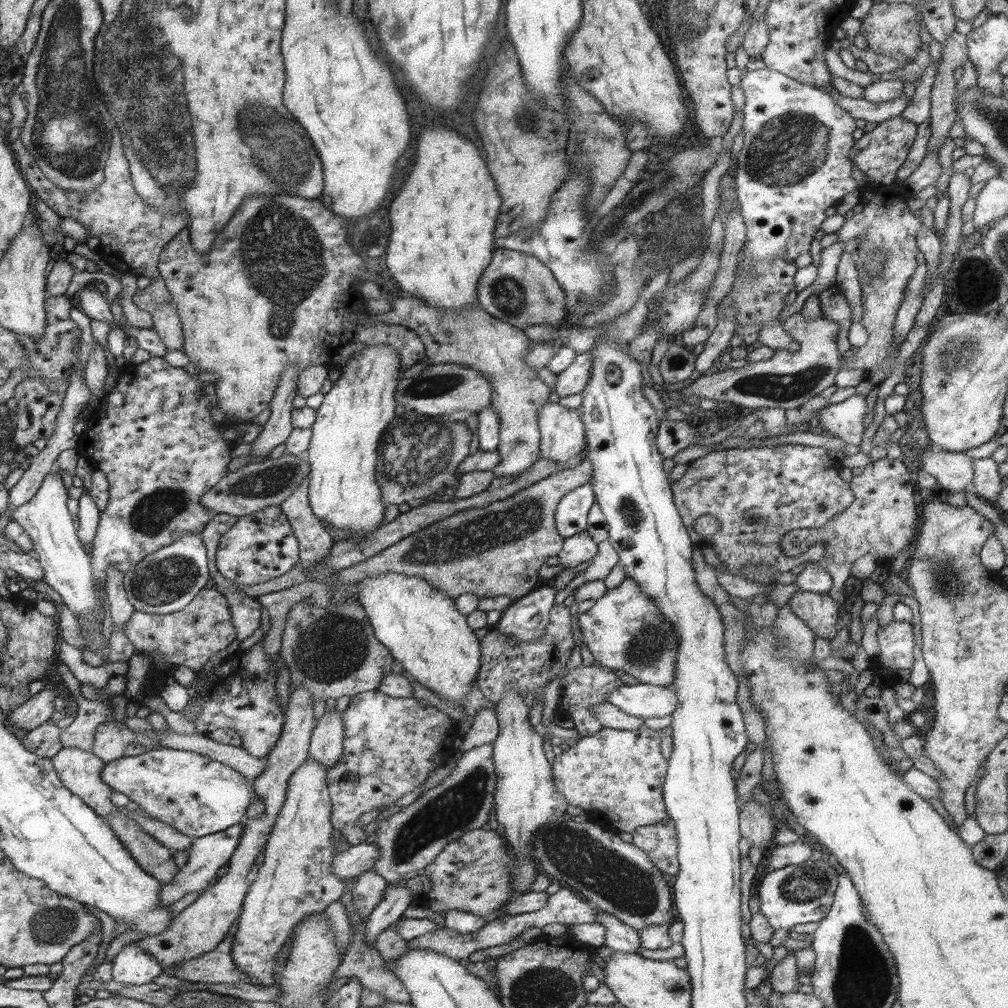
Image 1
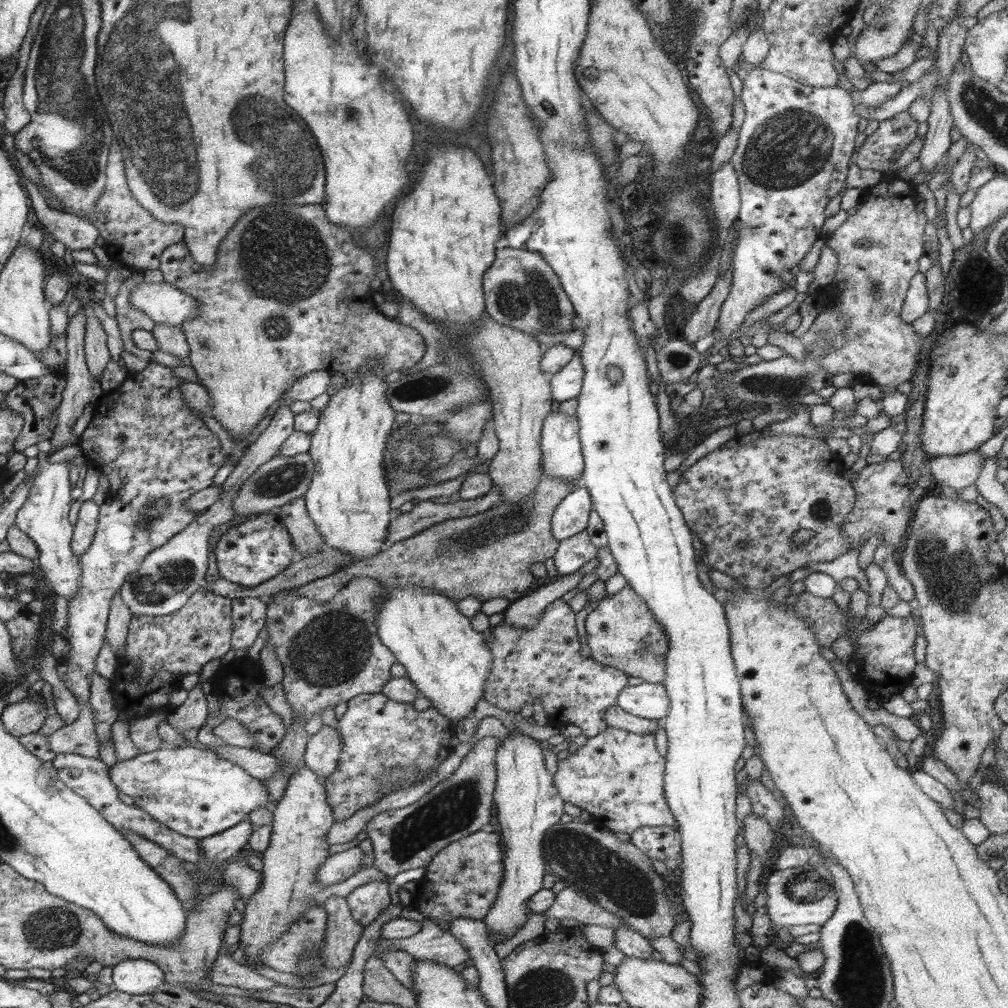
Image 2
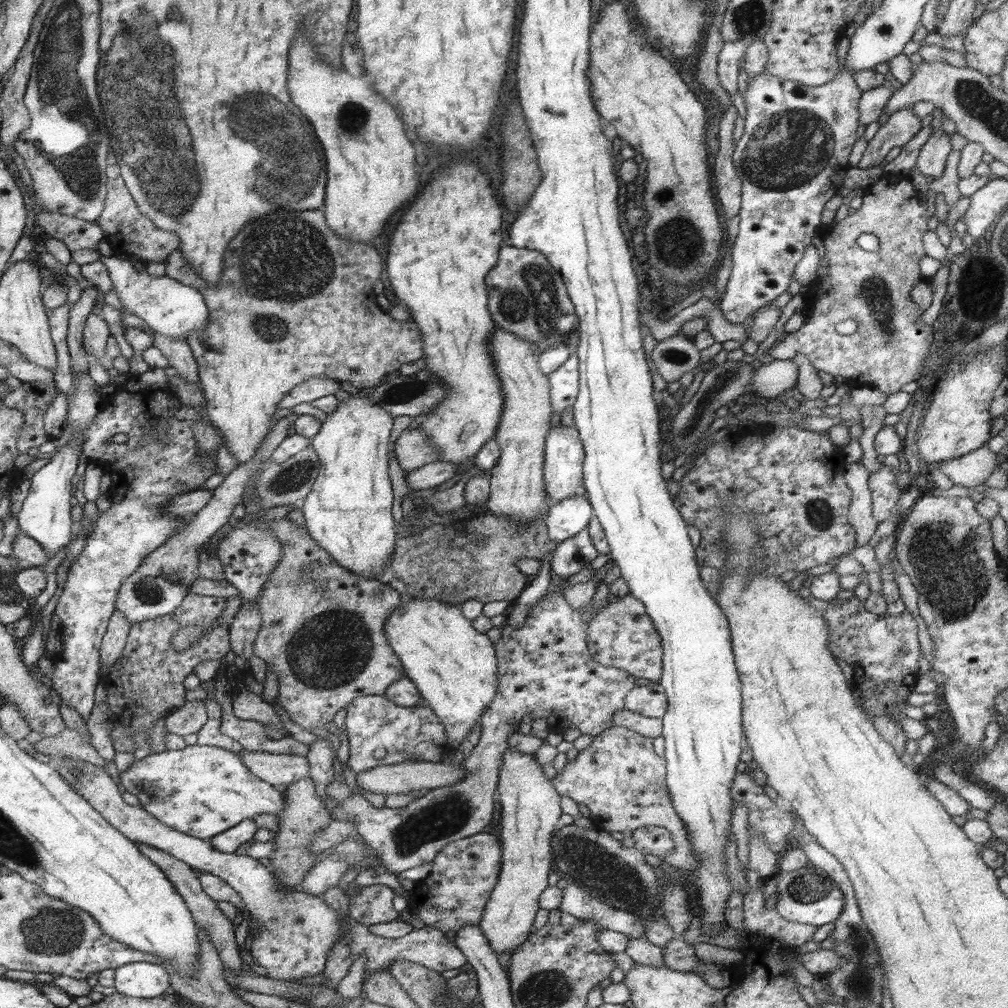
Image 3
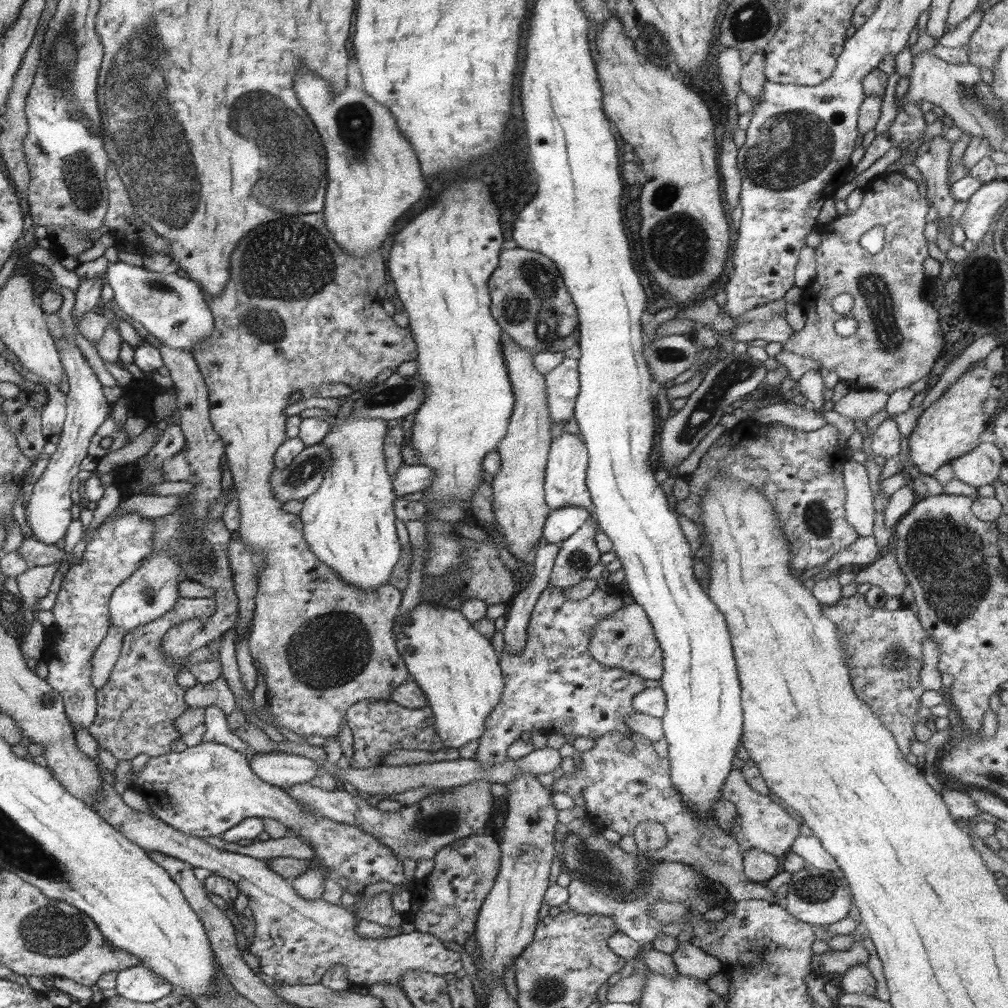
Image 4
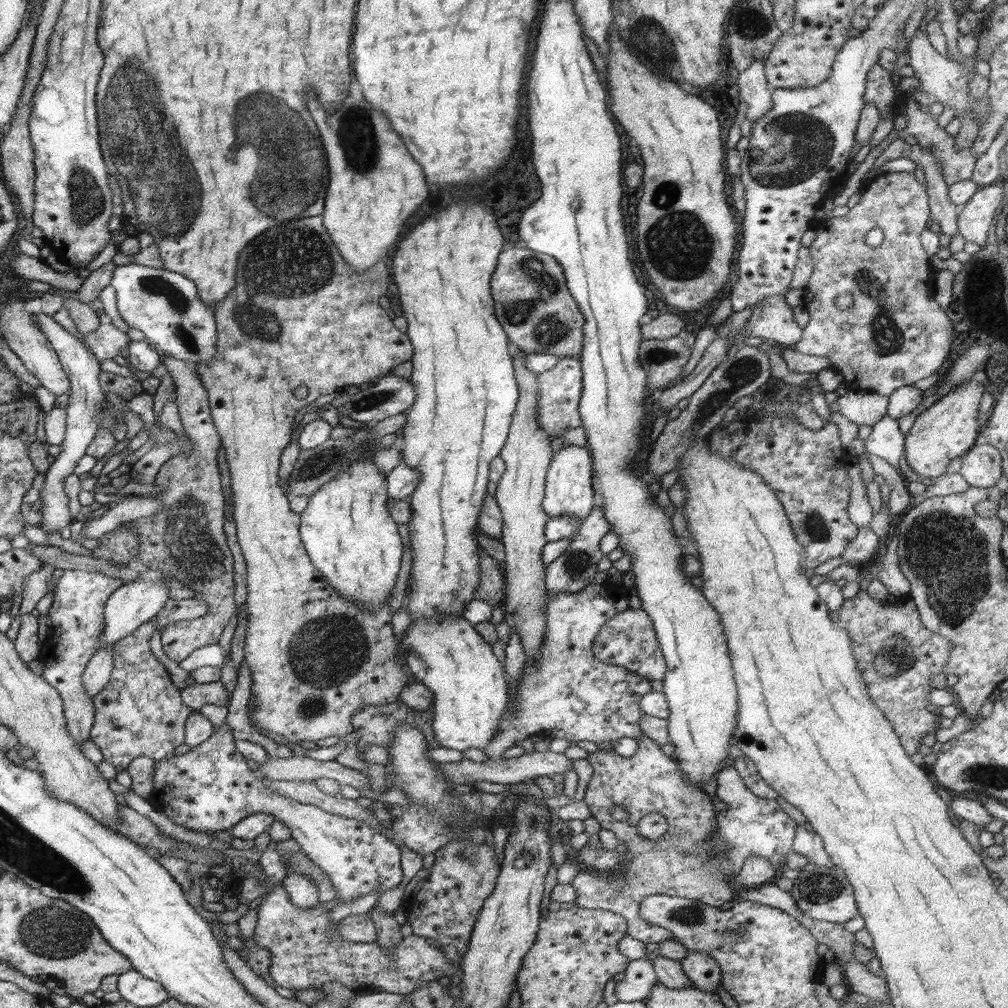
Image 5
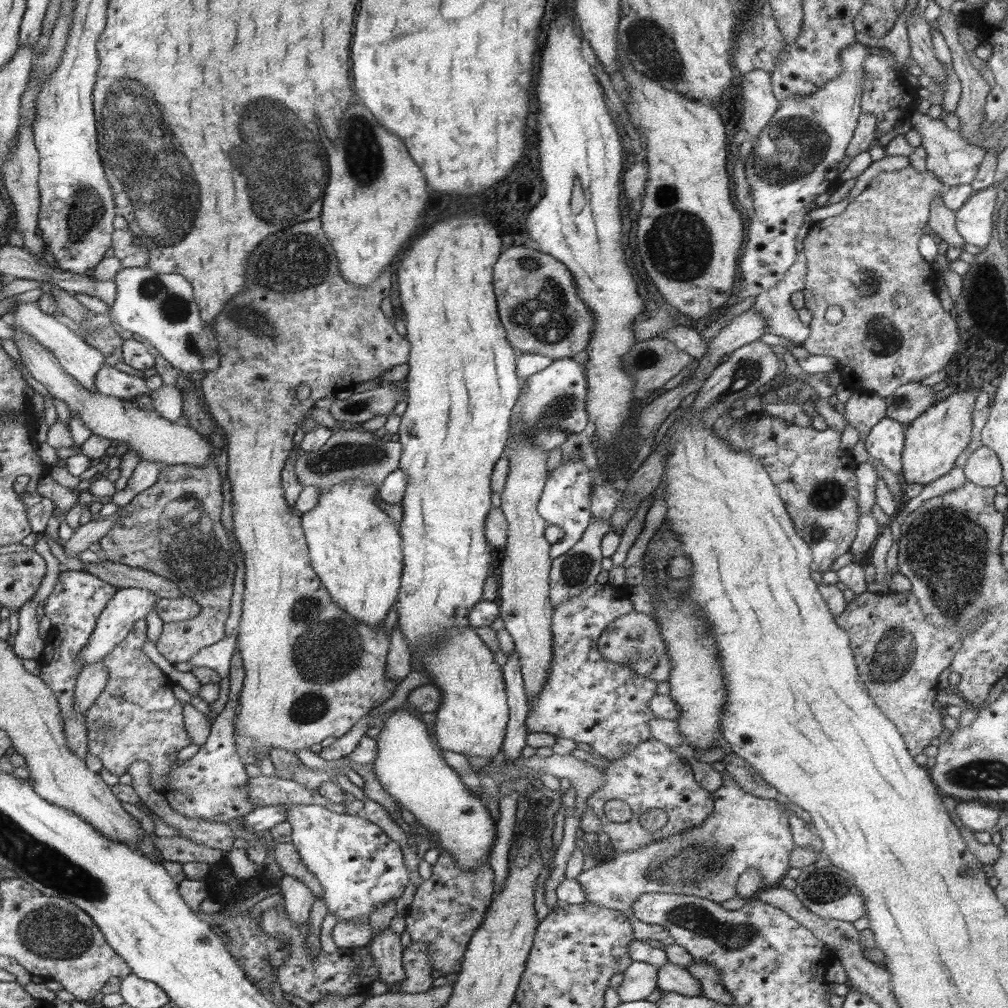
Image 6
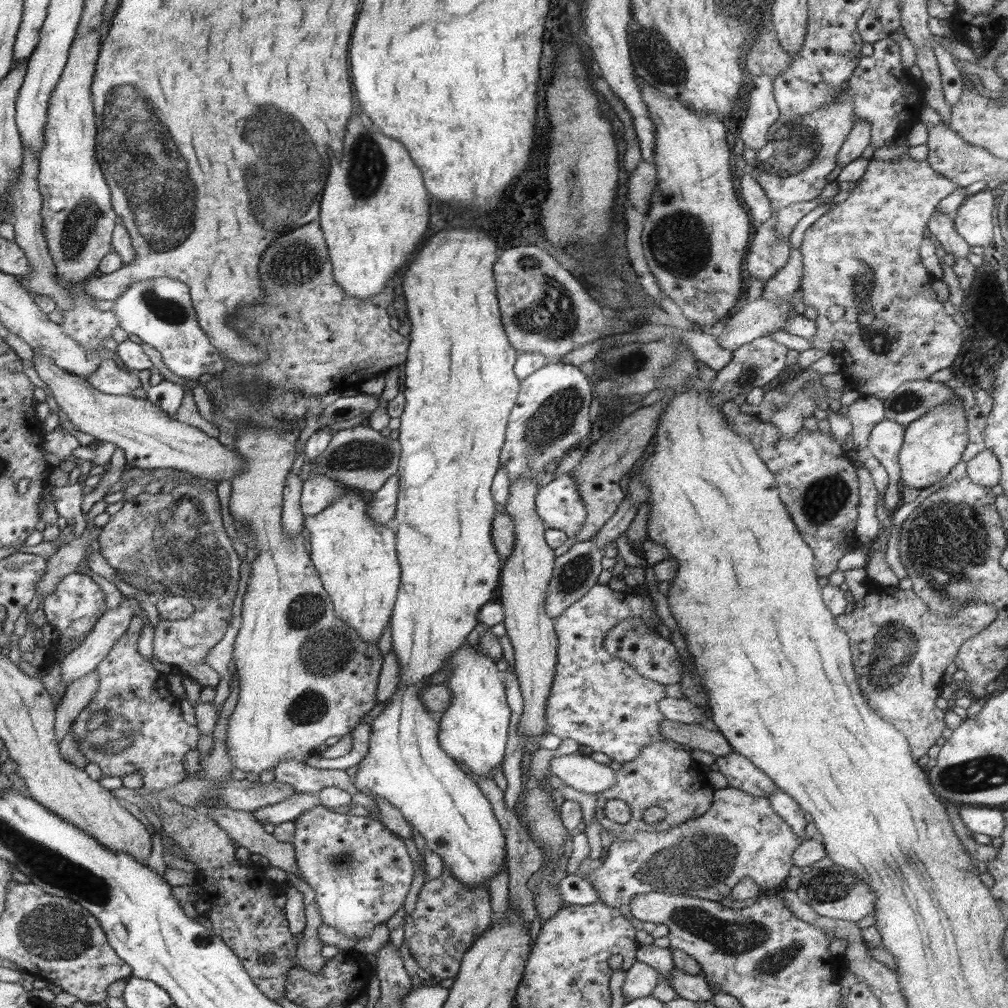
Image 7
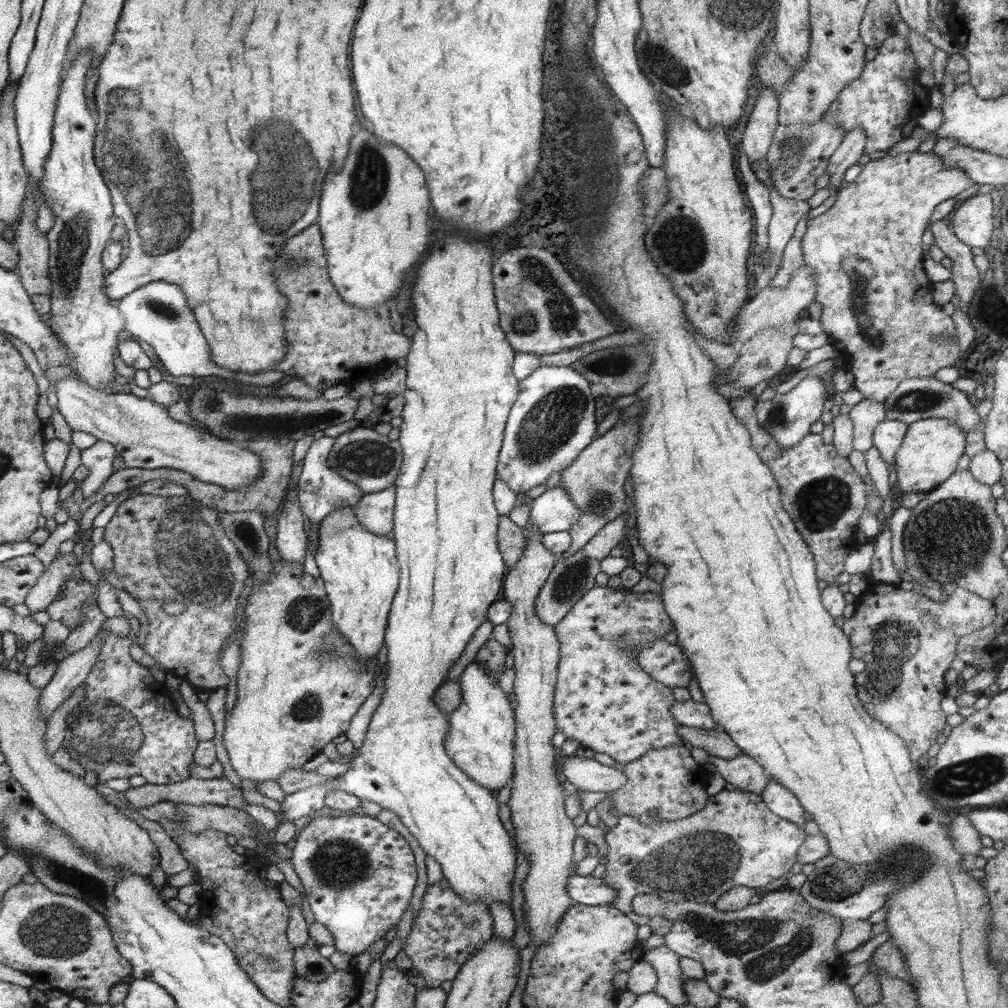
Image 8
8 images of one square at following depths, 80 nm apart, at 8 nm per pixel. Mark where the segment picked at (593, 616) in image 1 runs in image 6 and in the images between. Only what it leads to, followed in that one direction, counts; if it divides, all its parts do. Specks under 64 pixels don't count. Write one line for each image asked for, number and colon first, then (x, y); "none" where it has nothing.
2: (622, 633)
3: (622, 636)
4: (625, 639)
5: (627, 639)
6: (634, 639)

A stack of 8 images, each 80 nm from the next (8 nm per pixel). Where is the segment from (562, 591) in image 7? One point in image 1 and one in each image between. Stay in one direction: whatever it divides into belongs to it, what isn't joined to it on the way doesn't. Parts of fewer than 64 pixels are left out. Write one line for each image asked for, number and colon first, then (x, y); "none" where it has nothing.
1: (579, 548)
2: (572, 552)
3: (569, 557)
4: (577, 554)
5: (570, 572)
6: (570, 574)

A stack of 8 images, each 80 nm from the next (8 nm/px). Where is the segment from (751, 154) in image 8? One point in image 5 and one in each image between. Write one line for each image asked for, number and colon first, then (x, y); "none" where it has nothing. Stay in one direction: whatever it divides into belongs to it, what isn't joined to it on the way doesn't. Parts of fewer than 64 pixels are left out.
5: (754, 88)
6: (760, 103)
7: (762, 112)

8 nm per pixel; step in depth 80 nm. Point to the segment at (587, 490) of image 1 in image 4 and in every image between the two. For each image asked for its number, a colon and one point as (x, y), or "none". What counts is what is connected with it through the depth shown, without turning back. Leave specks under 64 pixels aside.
2: (570, 517)
3: (565, 519)
4: (560, 524)

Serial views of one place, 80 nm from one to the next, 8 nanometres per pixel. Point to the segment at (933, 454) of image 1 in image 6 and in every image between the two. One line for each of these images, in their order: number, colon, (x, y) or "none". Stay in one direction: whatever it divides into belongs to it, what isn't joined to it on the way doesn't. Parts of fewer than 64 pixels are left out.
2: (958, 472)
3: (971, 470)
4: (981, 467)
5: (982, 467)
6: (983, 468)

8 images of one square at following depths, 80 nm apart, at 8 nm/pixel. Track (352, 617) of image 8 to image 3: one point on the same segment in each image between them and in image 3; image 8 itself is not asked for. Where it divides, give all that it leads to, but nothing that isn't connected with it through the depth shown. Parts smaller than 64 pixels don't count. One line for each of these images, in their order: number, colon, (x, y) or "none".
3: (349, 512)
4: (349, 522)
5: (351, 538)
6: (357, 552)
7: (357, 559)

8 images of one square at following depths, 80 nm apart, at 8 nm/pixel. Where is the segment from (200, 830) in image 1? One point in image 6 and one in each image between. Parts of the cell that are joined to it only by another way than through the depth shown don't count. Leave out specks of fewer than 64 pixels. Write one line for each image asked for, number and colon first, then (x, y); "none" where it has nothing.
2: (197, 792)
3: (201, 790)
4: (205, 790)
5: (210, 788)
6: (360, 869)

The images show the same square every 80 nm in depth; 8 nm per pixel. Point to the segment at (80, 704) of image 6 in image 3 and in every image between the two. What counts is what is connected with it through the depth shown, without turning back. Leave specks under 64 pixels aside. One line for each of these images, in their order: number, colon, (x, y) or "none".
3: (115, 640)
4: (107, 654)
5: (97, 674)

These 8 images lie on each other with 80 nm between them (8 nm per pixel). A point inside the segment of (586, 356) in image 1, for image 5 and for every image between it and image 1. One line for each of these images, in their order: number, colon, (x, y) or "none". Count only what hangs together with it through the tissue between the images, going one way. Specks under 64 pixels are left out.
2: (567, 384)
3: (564, 383)
4: (562, 387)
5: (559, 390)

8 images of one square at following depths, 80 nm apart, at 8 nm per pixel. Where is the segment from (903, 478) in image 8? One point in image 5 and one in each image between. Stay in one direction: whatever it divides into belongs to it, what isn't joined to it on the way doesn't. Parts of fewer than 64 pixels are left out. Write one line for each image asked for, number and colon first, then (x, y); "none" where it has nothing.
5: (949, 428)
6: (933, 440)
7: (933, 445)

